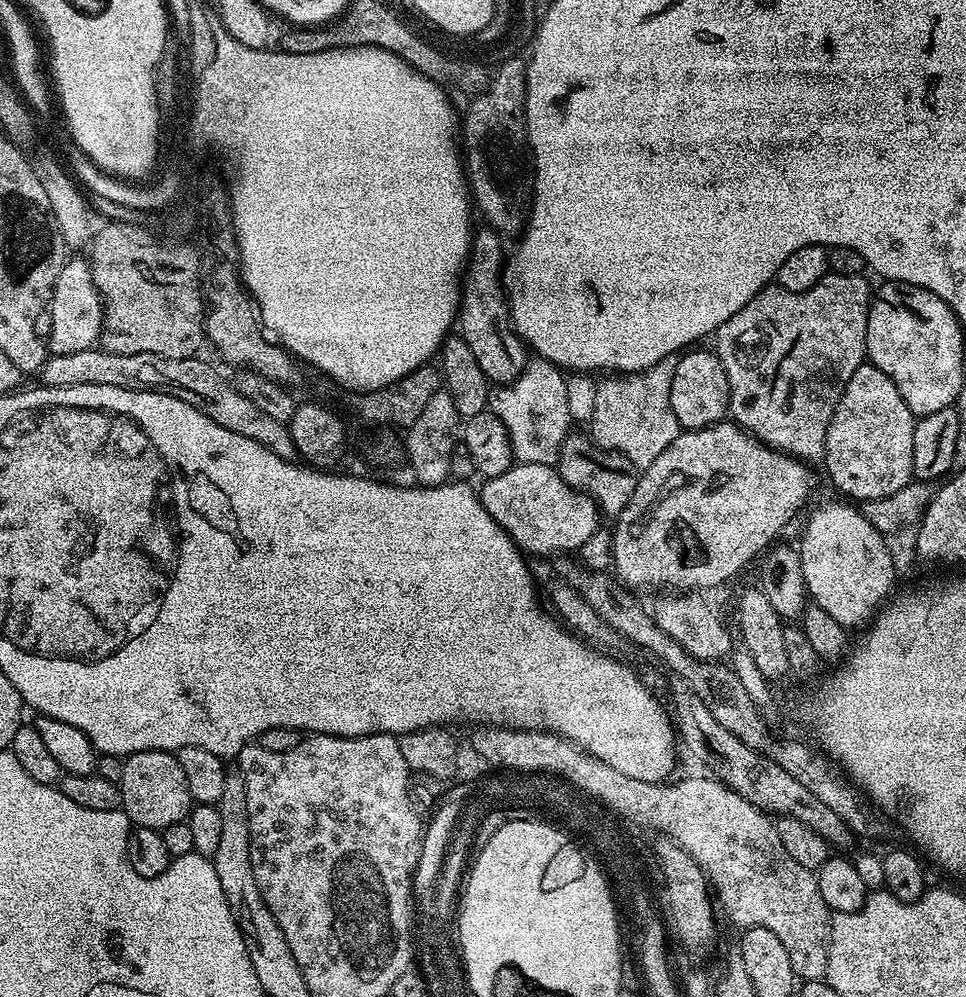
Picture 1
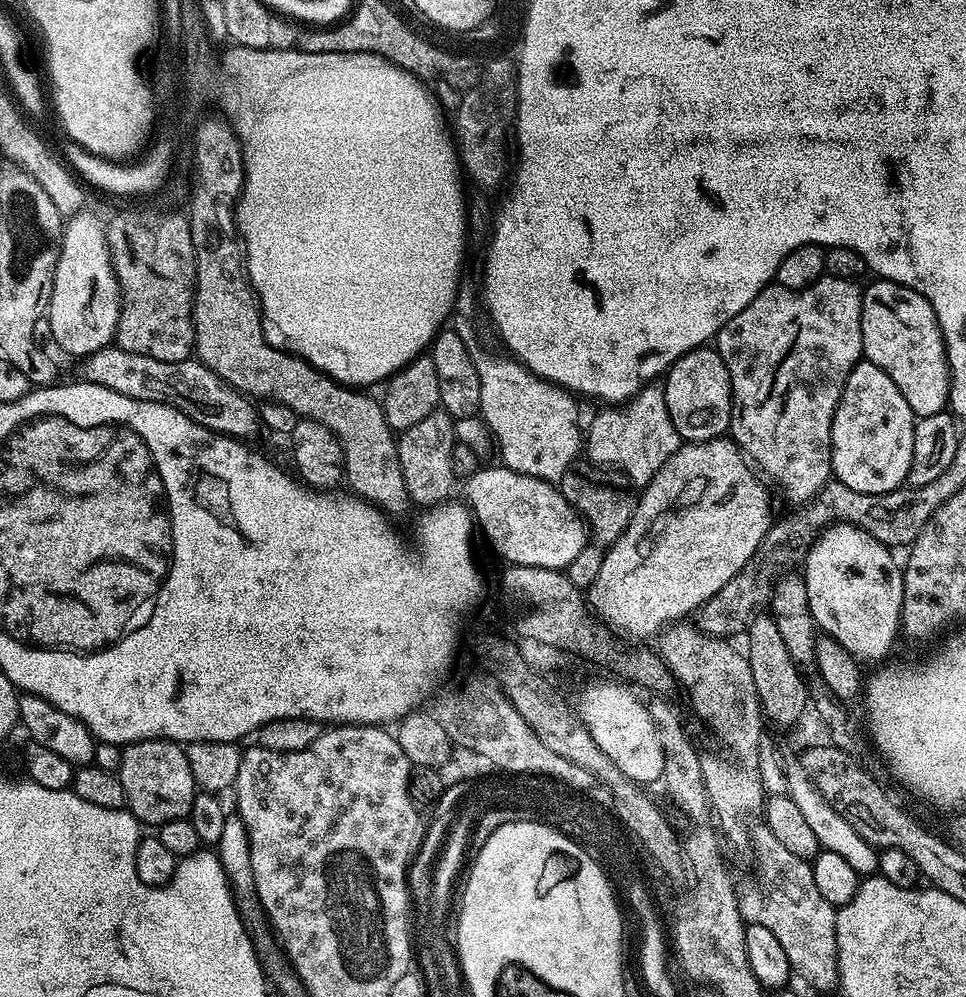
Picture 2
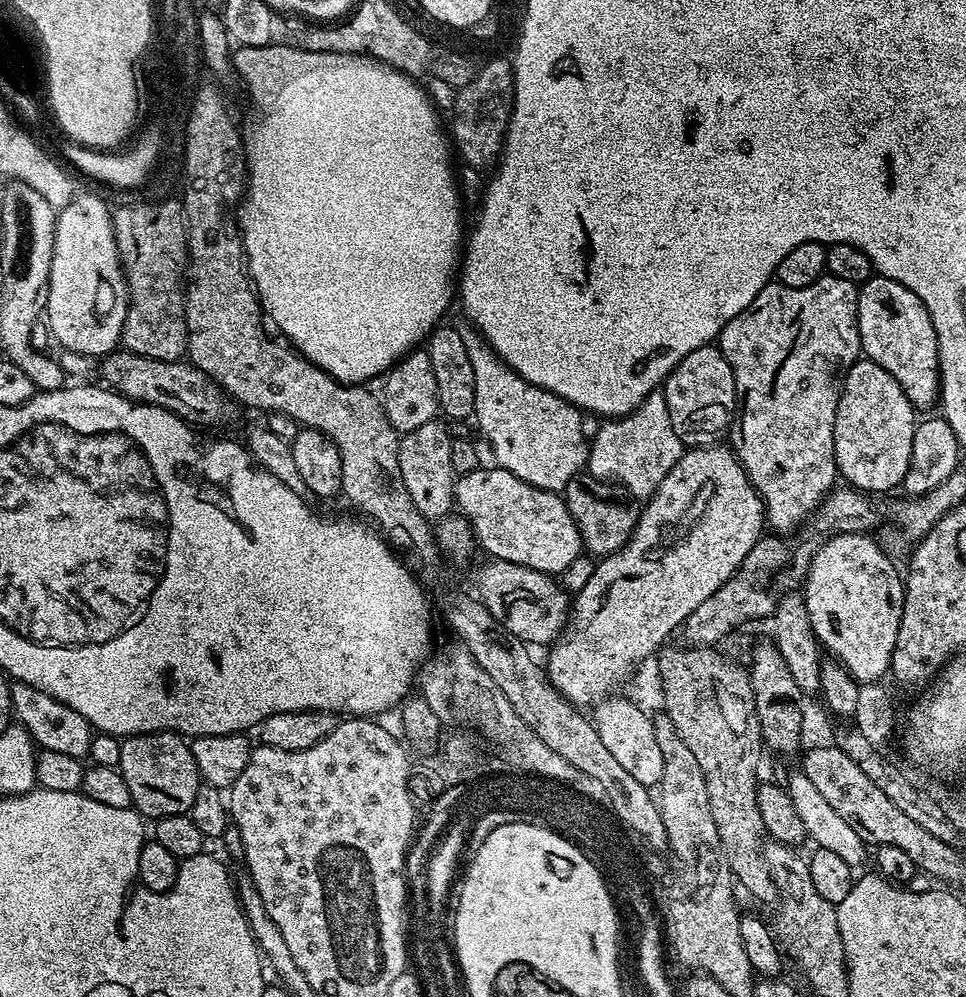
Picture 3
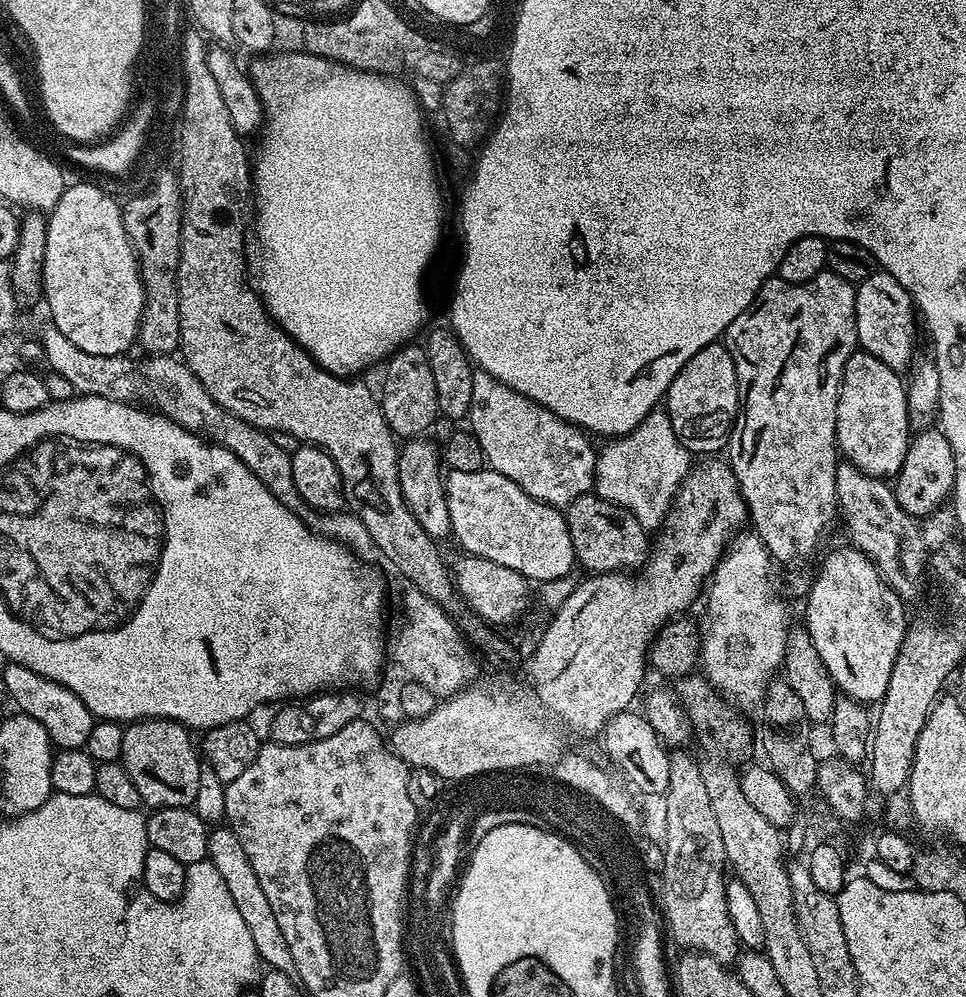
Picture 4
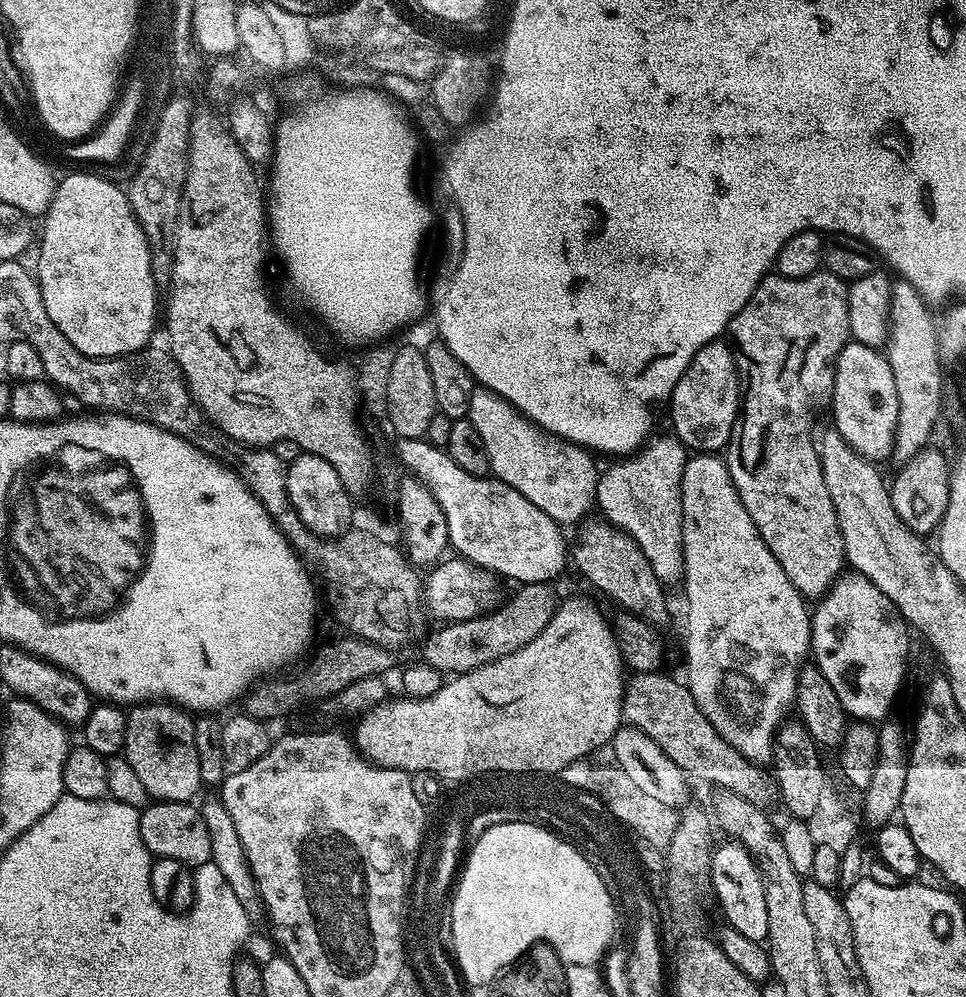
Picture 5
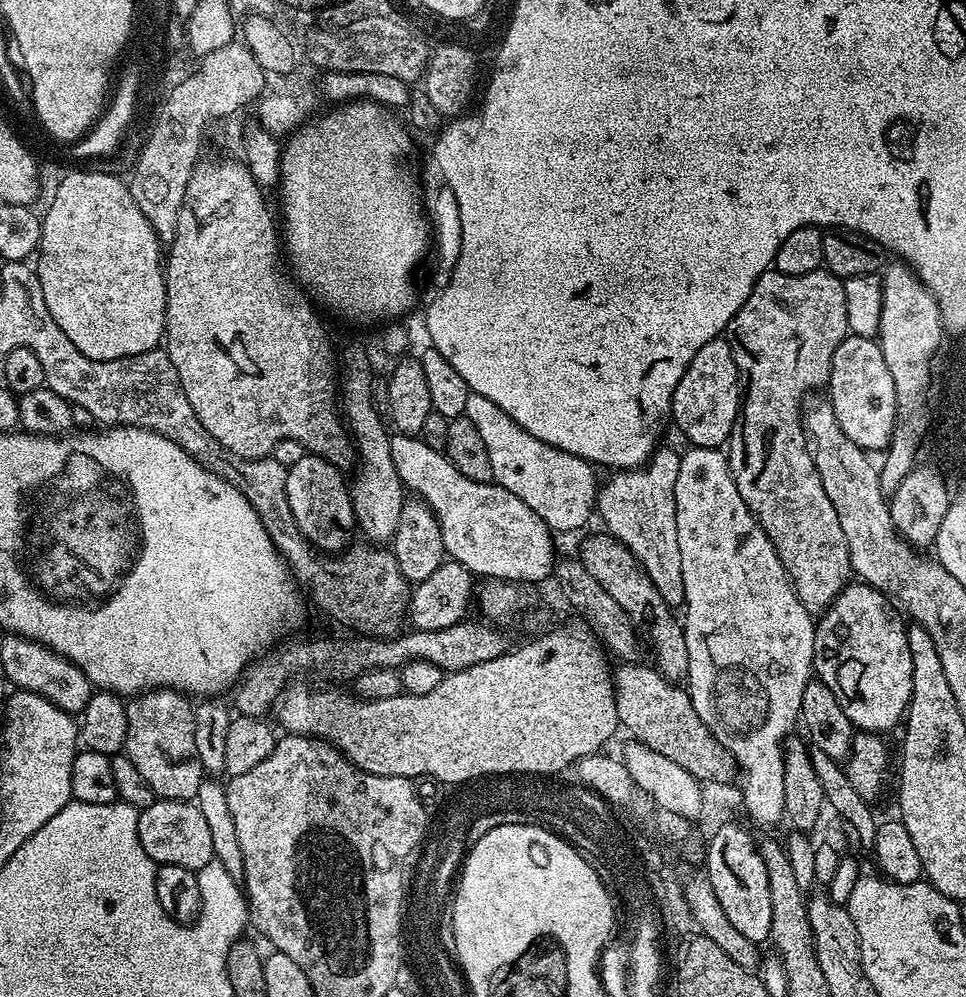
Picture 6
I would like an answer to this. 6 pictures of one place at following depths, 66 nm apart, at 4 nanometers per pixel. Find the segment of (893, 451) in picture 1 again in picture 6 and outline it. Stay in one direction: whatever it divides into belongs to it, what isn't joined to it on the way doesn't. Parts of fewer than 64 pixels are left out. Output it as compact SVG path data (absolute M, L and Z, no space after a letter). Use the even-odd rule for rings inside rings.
M847 335L834 350L834 362L826 385L827 399L850 442L875 454L887 449L895 430L896 394L894 378L879 343L871 336Z

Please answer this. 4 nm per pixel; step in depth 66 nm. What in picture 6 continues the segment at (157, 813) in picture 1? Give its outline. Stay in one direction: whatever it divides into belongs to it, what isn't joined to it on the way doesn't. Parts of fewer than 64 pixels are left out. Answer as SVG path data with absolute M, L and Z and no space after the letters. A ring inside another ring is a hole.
M175 688L145 690L129 699L126 704L126 742L123 755L134 762L134 767L150 786L153 797L161 800L192 800L199 784L206 777L198 758L198 746L194 746L194 704L185 693Z

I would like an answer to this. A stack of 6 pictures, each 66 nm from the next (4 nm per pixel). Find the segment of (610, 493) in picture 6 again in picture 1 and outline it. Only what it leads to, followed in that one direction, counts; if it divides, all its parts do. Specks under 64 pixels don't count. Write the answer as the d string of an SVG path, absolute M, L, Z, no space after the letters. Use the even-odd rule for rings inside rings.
M669 358L658 362L653 368L644 372L629 372L627 374L612 374L597 383L597 401L594 407L593 418L590 421L590 436L599 447L609 448L611 452L621 452L634 462L637 470L643 470L678 438L682 431L678 418L674 418L674 410L670 406L670 382L672 371L676 369L676 360Z

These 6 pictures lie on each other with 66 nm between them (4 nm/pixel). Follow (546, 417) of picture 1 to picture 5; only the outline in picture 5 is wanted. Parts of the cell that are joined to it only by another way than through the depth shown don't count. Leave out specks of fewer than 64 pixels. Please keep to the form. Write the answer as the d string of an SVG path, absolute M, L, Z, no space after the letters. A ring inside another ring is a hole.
M475 387L470 398L470 406L466 417L474 430L481 435L488 459L490 459L491 475L518 490L523 497L534 503L544 514L561 526L579 523L593 507L596 499L596 488L599 480L599 467L593 459L595 457L579 444L570 443L534 423L531 419L517 411L508 400L502 399L496 392L487 388Z

